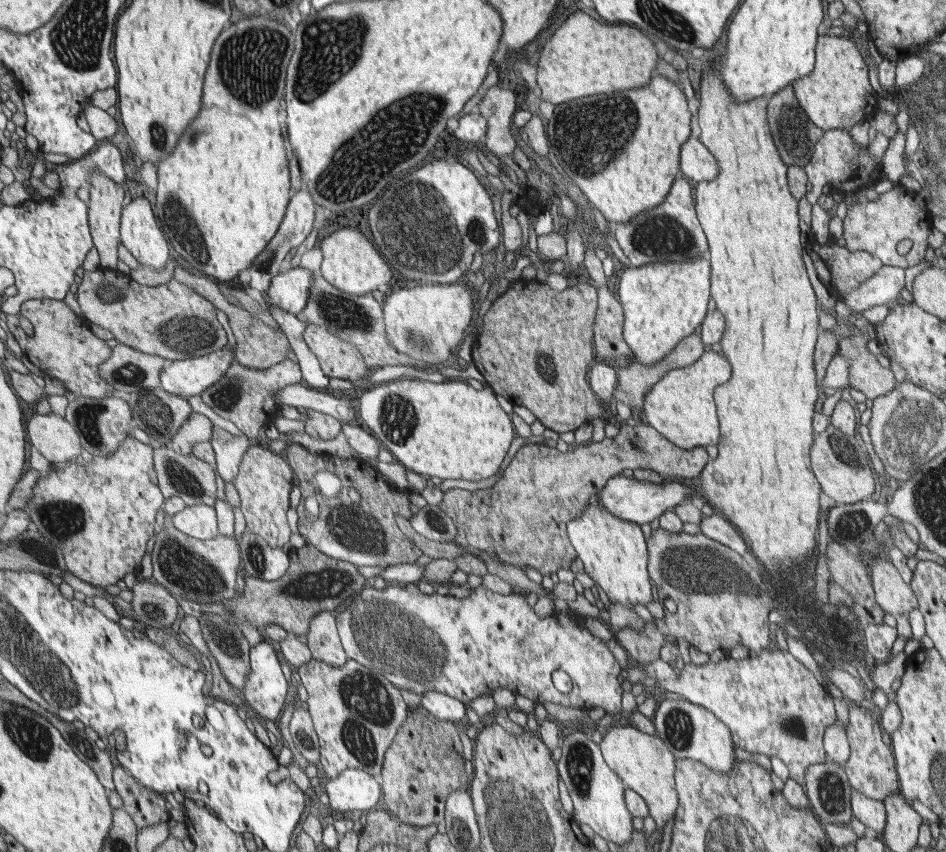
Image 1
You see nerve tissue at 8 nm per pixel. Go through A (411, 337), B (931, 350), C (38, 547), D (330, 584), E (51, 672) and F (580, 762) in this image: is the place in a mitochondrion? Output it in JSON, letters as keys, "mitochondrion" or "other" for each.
{"A":"mitochondrion","B":"other","C":"mitochondrion","D":"mitochondrion","E":"mitochondrion","F":"mitochondrion"}

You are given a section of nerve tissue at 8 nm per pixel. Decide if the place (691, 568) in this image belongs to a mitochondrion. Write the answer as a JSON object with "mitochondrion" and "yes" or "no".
{"mitochondrion":"yes"}

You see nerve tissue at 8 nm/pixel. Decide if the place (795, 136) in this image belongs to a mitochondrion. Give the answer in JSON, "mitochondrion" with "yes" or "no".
{"mitochondrion":"yes"}

